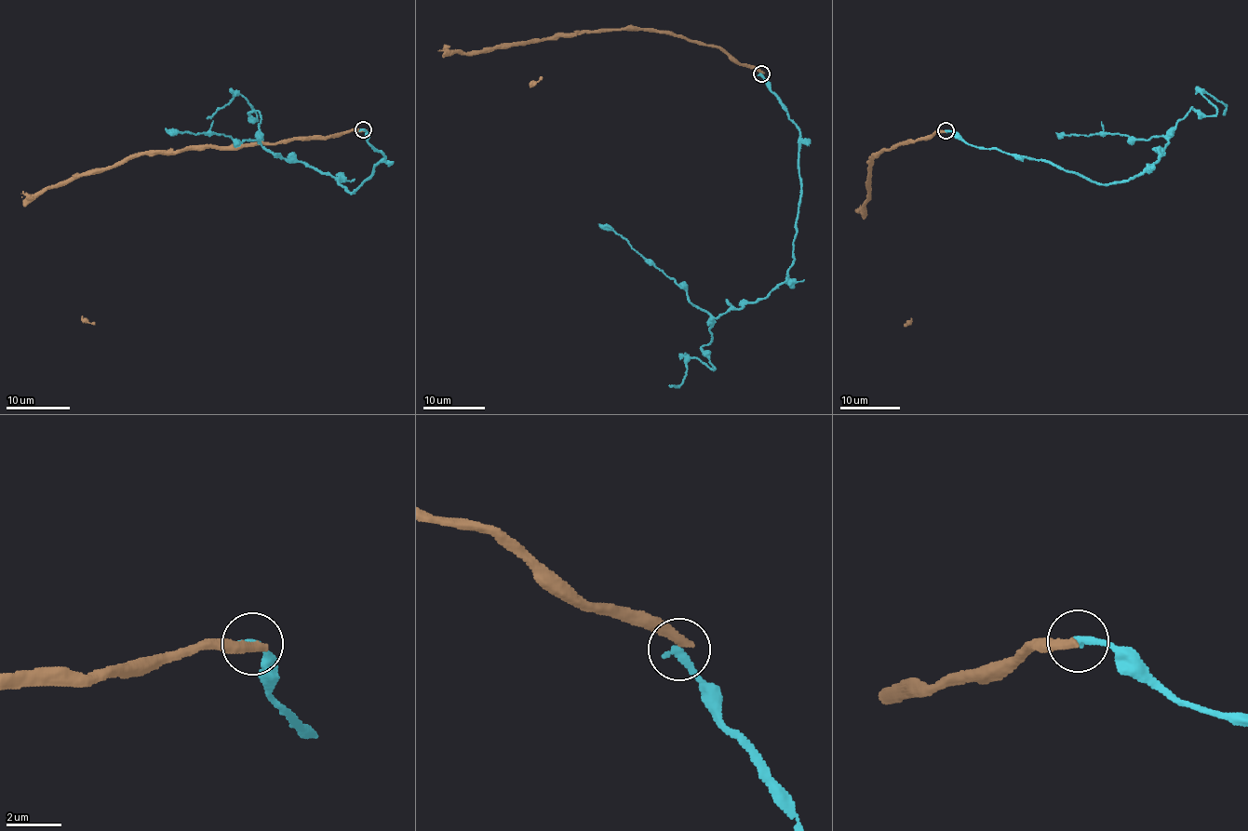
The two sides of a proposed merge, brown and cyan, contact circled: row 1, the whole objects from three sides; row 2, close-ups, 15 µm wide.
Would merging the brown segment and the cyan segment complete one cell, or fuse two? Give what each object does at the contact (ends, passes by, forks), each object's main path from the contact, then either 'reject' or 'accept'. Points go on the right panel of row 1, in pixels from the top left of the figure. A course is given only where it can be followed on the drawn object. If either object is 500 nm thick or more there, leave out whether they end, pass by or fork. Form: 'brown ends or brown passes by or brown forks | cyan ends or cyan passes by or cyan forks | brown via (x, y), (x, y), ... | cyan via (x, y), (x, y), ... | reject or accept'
brown ends | cyan ends | brown via (946, 131), (904, 140), (871, 155), (868, 163), (870, 178), (864, 219), (910, 319), (904, 325) | cyan via (946, 131), (1101, 183), (1125, 182), (1163, 154), (1191, 107), (1215, 113), (1201, 92), (1222, 102), (1223, 114) | reject

